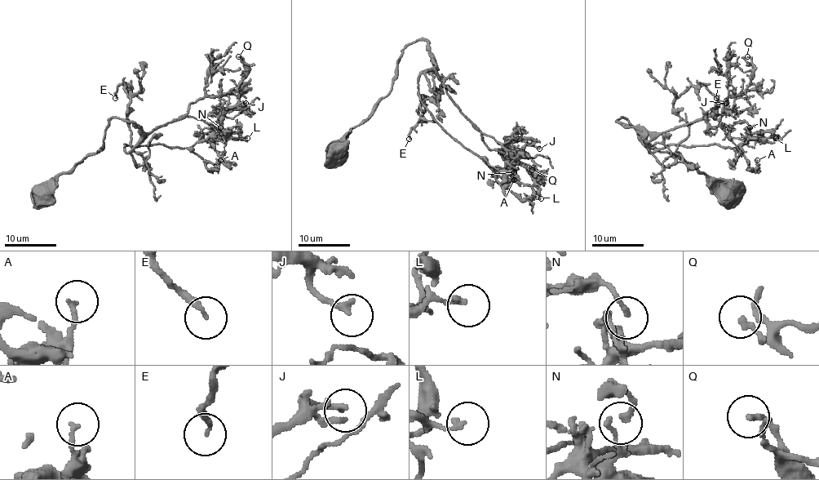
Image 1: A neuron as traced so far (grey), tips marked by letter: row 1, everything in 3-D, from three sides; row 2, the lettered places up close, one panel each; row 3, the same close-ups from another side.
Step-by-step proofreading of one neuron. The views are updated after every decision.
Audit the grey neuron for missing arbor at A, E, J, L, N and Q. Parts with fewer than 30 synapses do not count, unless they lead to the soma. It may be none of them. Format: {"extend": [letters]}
{"extend": []}

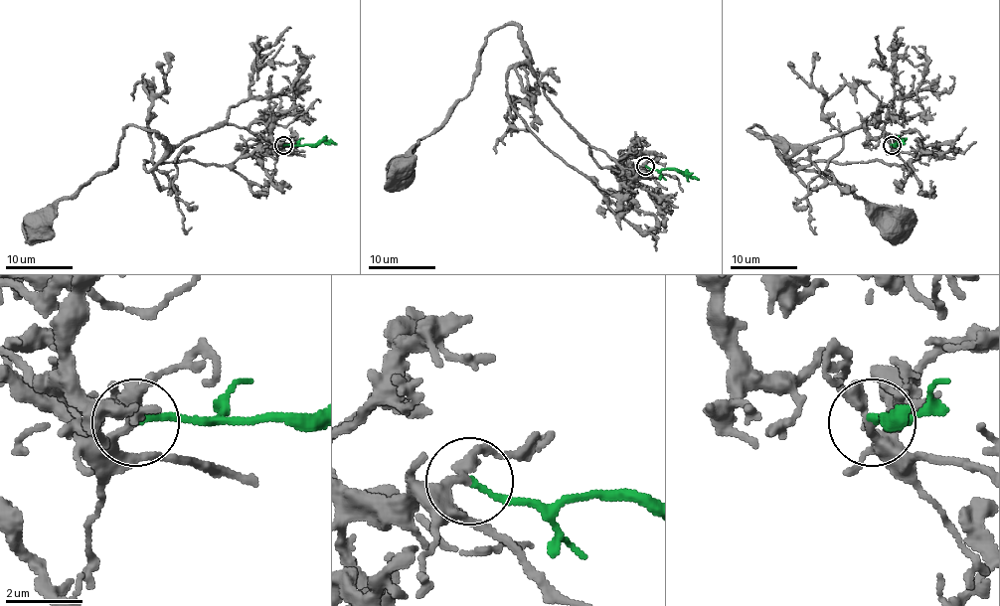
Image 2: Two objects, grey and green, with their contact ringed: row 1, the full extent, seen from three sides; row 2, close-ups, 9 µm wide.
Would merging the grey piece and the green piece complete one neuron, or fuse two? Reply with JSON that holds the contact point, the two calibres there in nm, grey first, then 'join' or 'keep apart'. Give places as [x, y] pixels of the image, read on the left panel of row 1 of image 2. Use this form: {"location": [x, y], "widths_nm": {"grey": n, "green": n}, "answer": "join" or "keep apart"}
{"location": [283, 145], "widths_nm": {"grey": 240, "green": 160}, "answer": "join"}

